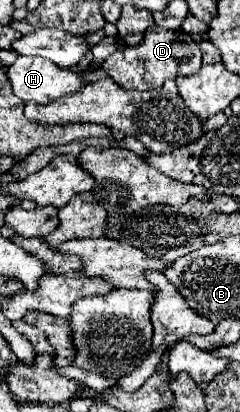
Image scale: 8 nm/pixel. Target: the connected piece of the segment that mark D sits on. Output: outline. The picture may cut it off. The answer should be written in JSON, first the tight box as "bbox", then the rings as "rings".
{"bbox":[102,24,200,90],"rings":[[[154,24],[148,28],[142,44],[116,50],[104,60],[102,70],[124,90],[156,90],[162,88],[168,78],[196,74],[200,70],[200,48],[190,34],[182,30],[164,30]]]}

